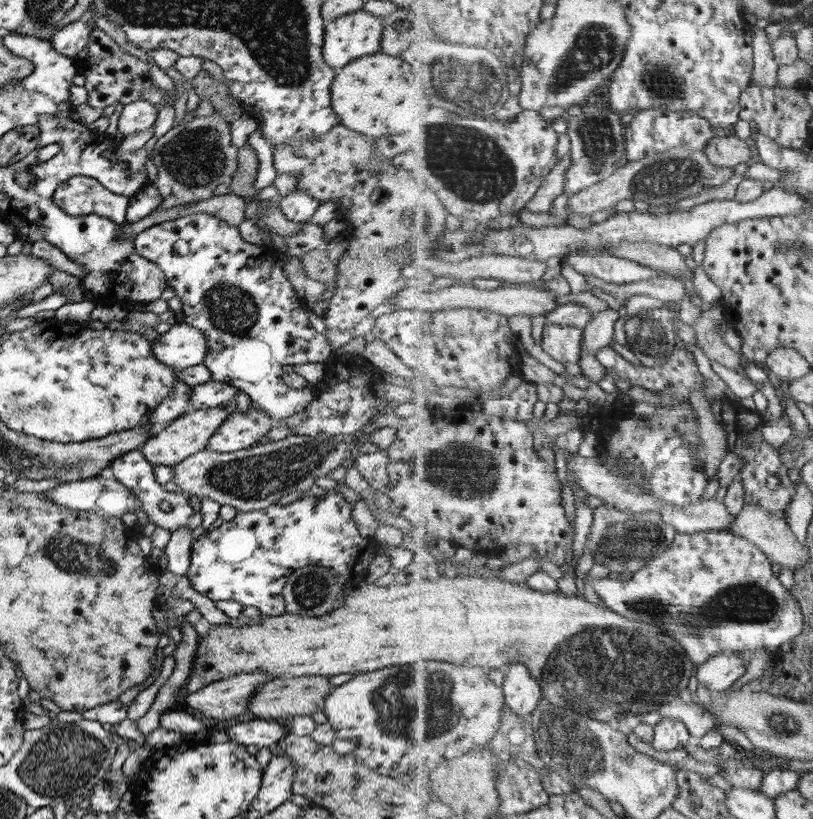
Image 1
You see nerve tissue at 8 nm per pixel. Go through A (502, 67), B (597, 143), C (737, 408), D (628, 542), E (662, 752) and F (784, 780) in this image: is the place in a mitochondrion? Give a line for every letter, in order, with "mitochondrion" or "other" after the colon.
A: mitochondrion
B: mitochondrion
C: other
D: mitochondrion
E: other
F: other

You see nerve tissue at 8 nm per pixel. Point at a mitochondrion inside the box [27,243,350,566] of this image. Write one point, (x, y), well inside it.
(261, 475)

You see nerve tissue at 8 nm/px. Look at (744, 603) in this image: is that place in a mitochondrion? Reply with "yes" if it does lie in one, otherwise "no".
yes

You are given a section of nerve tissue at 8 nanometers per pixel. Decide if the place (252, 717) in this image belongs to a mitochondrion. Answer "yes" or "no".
no

